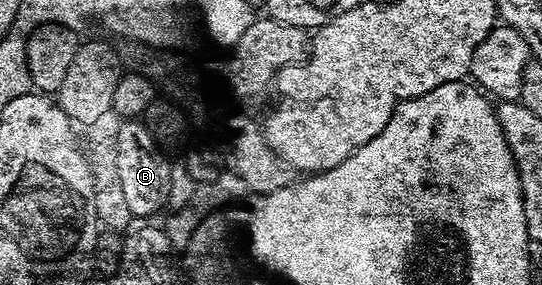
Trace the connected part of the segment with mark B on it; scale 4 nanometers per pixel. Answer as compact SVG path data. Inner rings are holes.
M127 70L116 81L116 94L112 97L112 111L116 116L123 115L130 119L118 131L118 137L113 140L117 152L117 162L120 168L121 185L124 188L128 209L134 217L150 215L153 211L163 210L166 194L169 189L171 160L166 160L167 152L163 150L146 127L145 122L138 123L134 118L145 116L148 105L156 98L156 84L140 71Z

